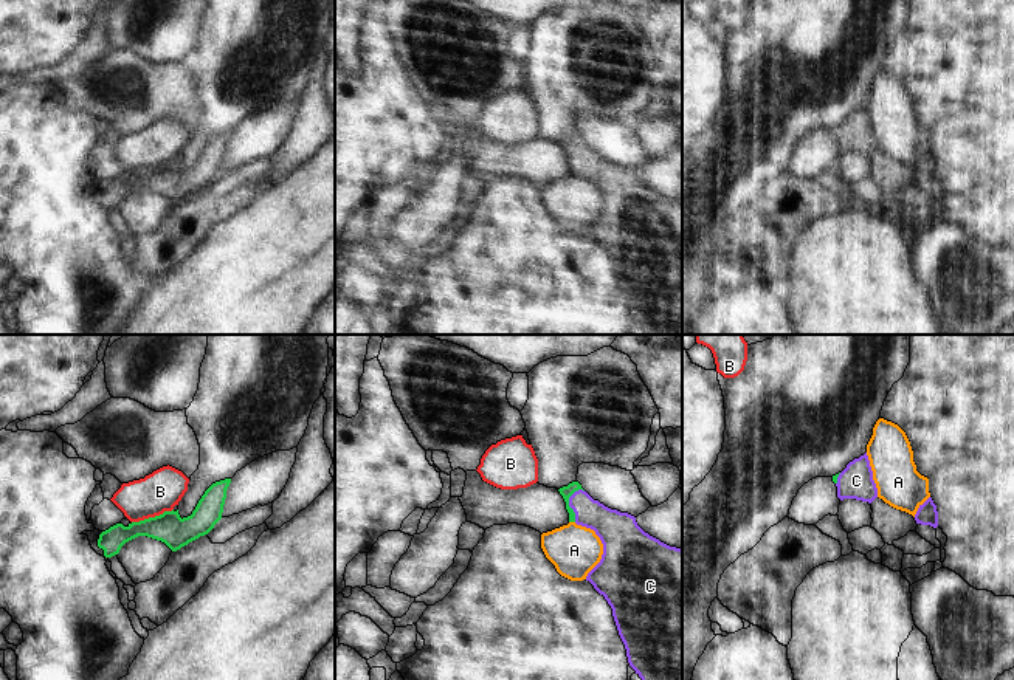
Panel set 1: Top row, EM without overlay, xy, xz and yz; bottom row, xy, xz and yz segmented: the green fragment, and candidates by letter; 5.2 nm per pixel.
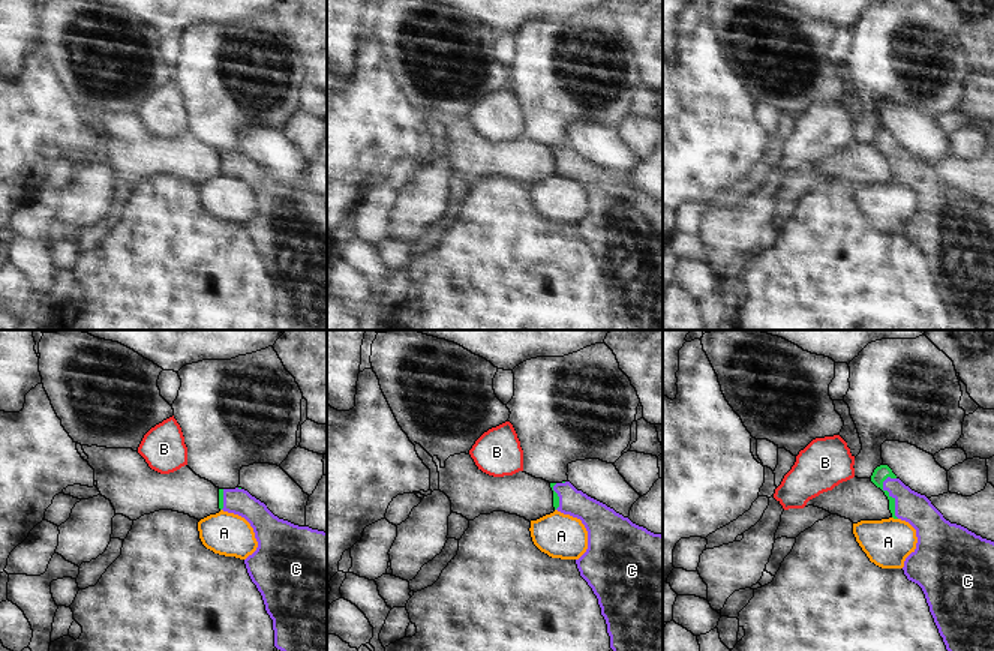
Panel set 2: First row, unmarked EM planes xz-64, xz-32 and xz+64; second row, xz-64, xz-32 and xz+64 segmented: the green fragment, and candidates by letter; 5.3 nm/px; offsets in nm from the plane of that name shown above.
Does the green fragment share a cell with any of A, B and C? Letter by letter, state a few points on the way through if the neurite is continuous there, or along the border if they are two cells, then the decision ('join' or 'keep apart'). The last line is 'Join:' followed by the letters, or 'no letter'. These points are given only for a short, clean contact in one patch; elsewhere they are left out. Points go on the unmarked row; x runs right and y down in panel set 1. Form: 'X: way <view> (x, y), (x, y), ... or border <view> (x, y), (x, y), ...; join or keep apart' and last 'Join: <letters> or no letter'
A: border xz (569, 174), (574, 175); keep apart
B: border xy (172, 161), (132, 175); keep apart
C: way xz (566, 144), (568, 157), (577, 157), (610, 178); join
Join: C

